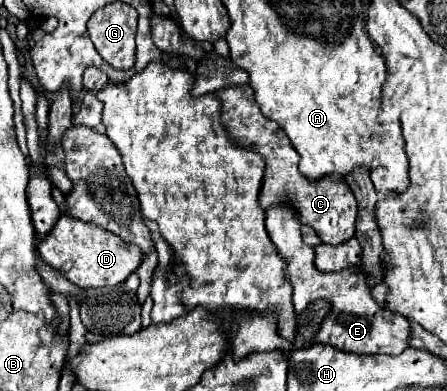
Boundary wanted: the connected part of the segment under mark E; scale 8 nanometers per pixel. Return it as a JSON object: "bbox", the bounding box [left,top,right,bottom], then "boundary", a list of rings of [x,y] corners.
{"bbox":[265,205,411,355],"boundary":[[[283,205],[269,207],[265,211],[265,225],[279,255],[287,261],[287,281],[293,287],[293,305],[297,317],[301,317],[307,311],[307,307],[317,299],[329,303],[329,315],[321,321],[317,333],[313,335],[313,343],[327,343],[339,351],[357,353],[357,355],[373,355],[373,353],[399,355],[409,347],[407,345],[411,331],[409,321],[387,307],[377,305],[363,273],[351,269],[339,273],[317,271],[313,263],[315,251],[301,241],[301,223],[291,207],[283,207]]]}

